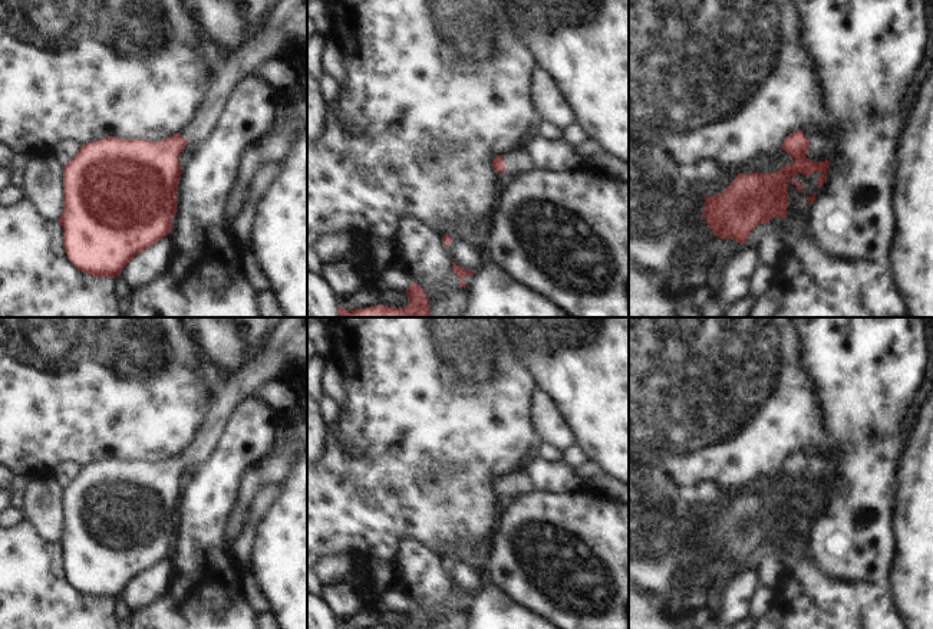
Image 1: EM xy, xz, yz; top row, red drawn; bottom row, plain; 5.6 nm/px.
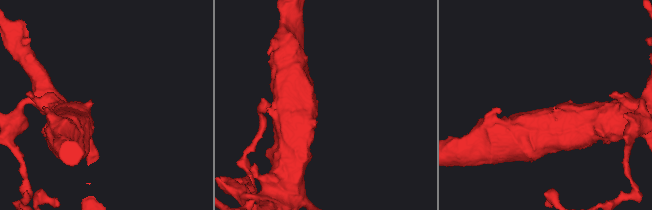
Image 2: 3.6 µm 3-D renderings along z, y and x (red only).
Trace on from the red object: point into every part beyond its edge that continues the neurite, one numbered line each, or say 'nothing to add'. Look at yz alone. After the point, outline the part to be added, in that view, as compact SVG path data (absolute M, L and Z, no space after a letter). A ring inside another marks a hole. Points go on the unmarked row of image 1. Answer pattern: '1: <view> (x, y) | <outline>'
nothing to add

